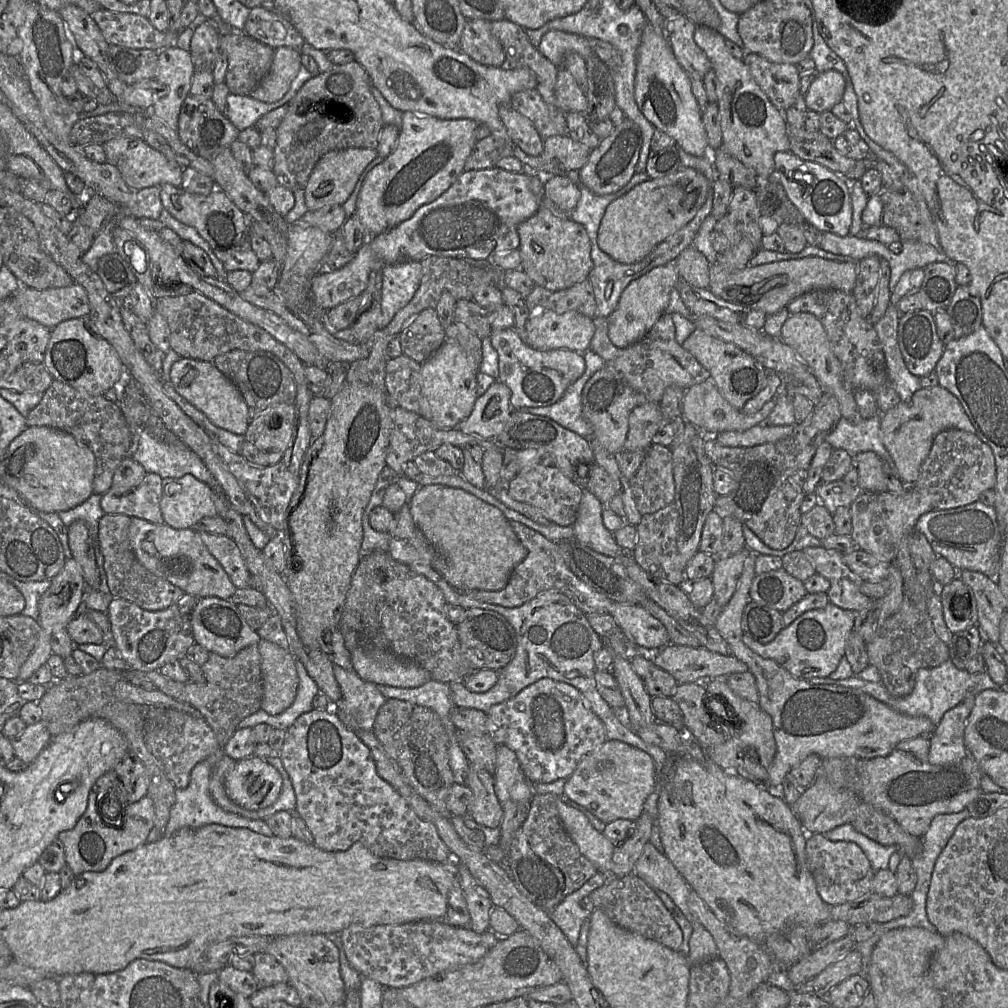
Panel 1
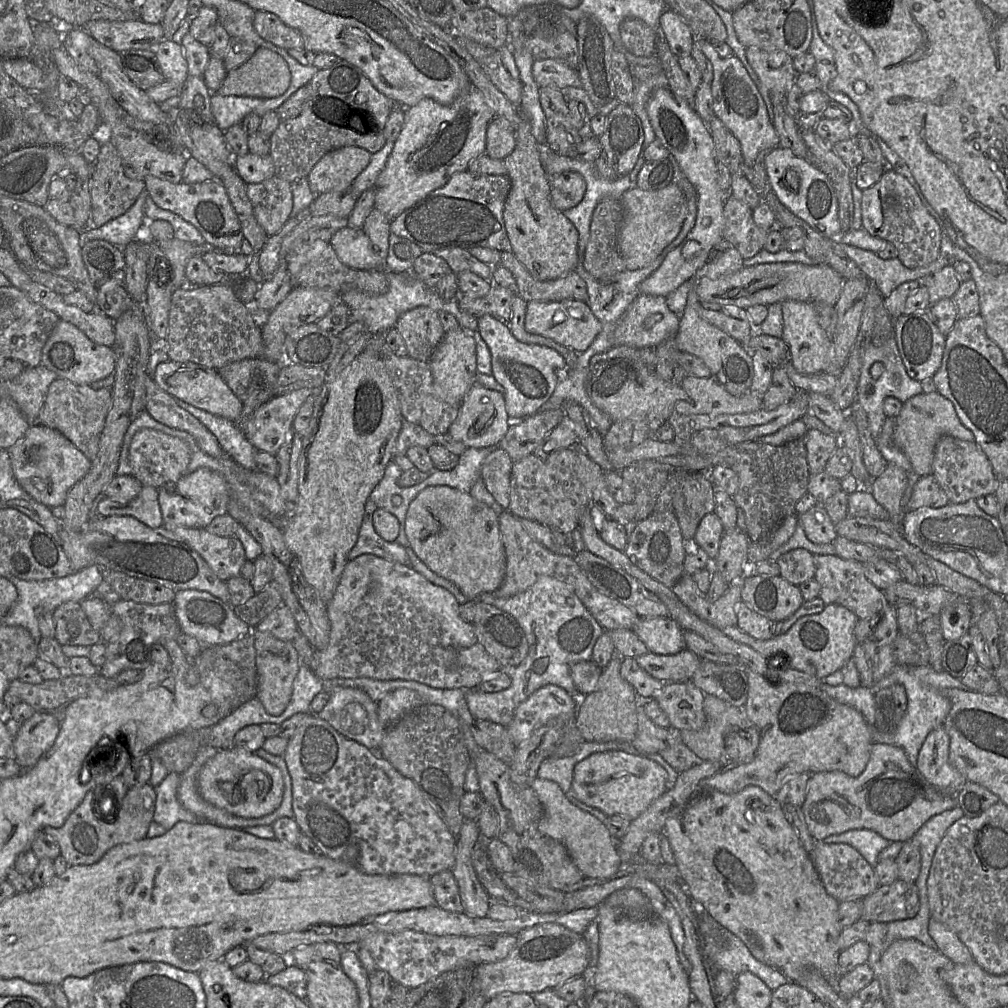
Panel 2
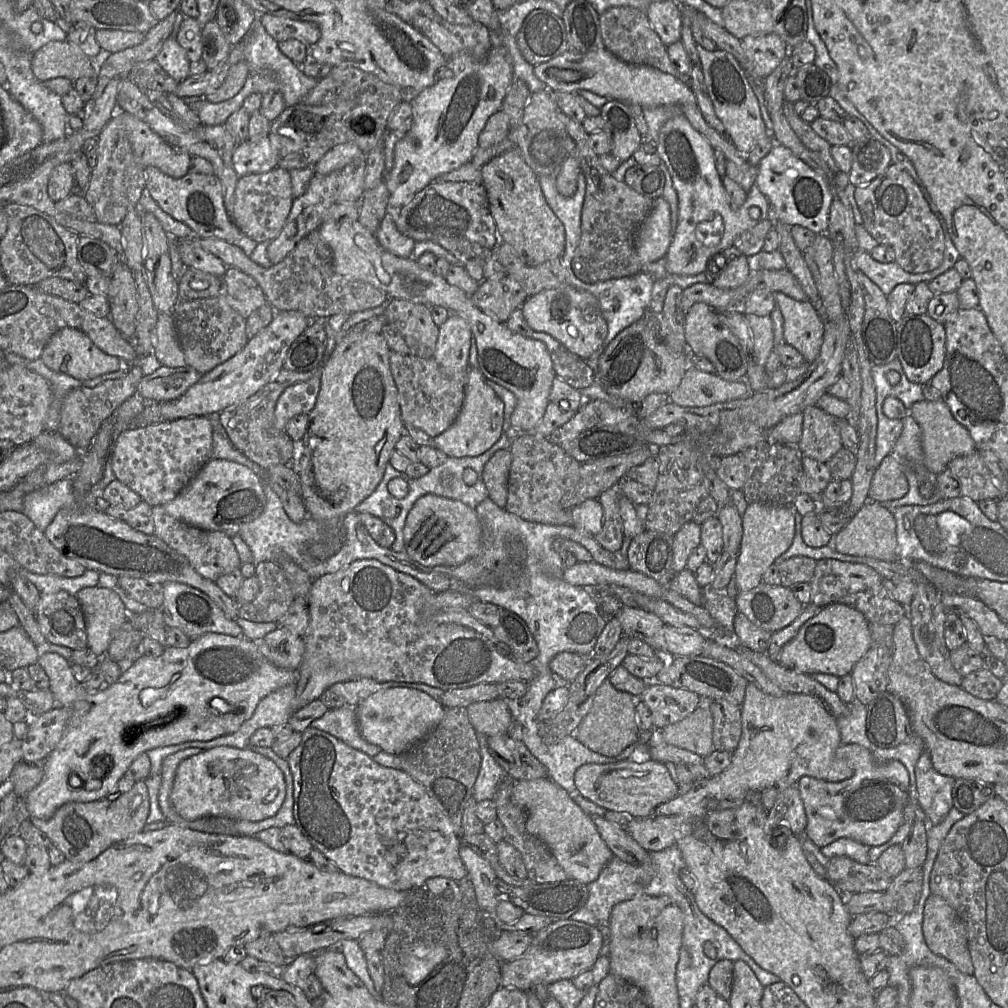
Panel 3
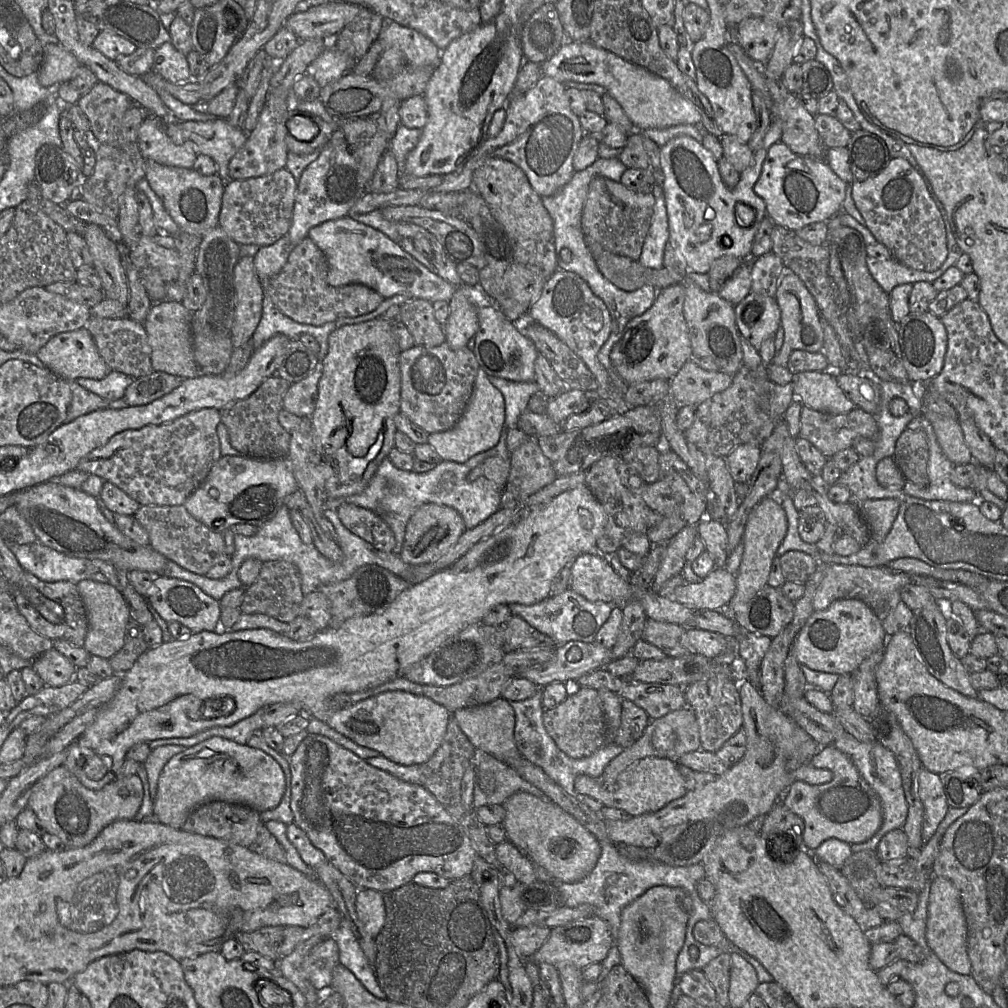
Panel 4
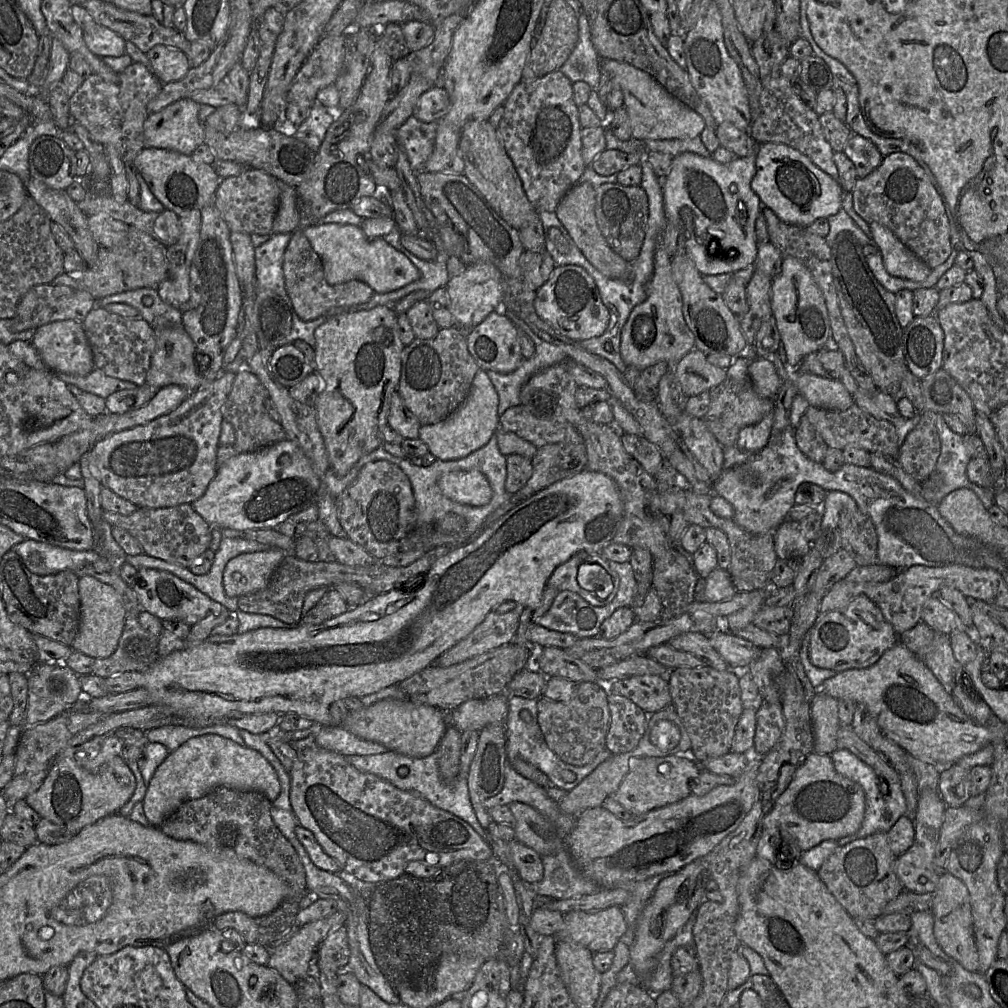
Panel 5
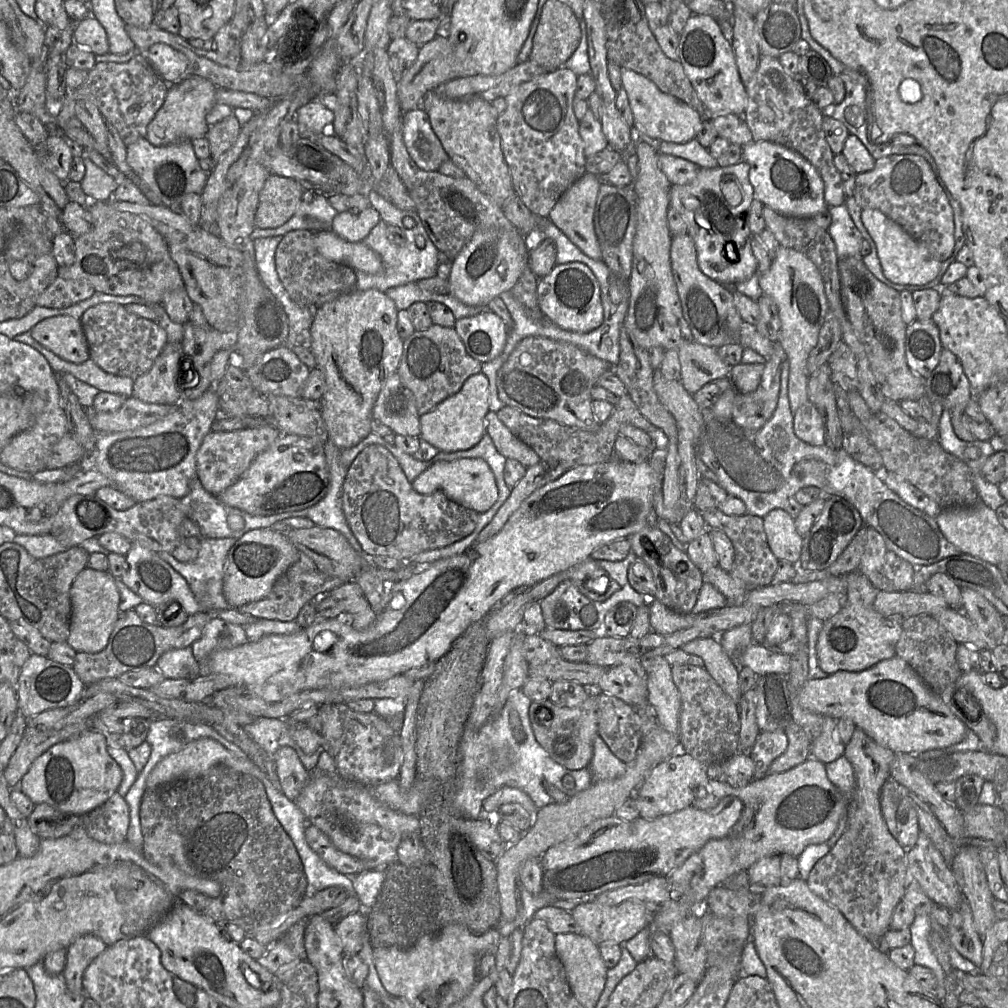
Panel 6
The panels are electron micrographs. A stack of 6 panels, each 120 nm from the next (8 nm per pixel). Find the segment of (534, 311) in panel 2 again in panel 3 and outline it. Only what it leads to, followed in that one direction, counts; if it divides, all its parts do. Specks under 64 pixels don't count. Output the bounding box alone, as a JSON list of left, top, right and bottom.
[522,284,607,360]

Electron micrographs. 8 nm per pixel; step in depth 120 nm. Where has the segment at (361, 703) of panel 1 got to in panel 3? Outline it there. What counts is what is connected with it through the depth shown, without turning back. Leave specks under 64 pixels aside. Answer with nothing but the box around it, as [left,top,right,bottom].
[310,704,380,758]

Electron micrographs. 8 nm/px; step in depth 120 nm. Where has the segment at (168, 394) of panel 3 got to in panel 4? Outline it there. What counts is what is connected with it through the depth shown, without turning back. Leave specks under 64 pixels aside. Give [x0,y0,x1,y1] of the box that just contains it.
[123,371,184,407]

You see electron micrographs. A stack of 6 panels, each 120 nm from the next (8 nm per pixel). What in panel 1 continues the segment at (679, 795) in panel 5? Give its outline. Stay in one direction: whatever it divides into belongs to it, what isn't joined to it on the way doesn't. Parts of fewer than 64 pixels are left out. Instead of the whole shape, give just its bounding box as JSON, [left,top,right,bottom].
[564,739,655,824]

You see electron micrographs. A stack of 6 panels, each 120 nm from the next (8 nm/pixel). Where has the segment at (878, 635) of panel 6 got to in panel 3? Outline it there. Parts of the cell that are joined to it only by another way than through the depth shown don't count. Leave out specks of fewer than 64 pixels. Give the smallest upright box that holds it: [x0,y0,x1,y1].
[777,604,872,677]

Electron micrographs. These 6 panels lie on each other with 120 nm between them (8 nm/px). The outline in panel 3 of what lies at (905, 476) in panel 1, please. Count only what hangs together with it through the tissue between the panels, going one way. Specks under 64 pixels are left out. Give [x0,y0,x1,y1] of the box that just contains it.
[908,399,977,474]

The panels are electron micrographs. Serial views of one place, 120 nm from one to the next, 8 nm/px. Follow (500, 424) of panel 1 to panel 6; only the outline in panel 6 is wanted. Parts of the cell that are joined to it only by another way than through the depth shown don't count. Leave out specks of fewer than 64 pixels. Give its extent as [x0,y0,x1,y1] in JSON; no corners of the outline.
[419,372,489,452]

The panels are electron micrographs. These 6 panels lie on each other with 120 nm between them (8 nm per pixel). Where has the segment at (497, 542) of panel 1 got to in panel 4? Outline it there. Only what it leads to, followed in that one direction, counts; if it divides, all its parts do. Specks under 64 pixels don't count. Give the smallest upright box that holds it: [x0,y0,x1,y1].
[400,503,466,565]

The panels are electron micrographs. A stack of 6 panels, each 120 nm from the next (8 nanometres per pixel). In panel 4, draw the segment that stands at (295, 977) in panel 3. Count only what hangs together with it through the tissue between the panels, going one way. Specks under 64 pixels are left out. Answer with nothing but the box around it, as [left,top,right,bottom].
[302,937,340,989]

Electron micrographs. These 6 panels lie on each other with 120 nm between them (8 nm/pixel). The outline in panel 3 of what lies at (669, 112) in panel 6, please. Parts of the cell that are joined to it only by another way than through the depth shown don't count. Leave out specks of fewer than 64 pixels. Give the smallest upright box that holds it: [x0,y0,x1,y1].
[534,48,696,108]

